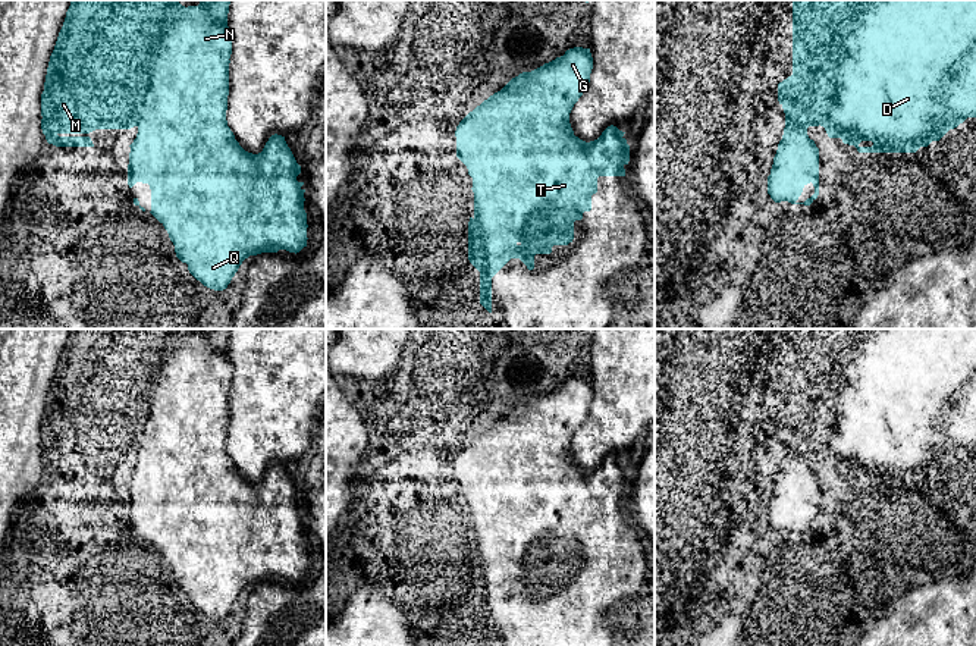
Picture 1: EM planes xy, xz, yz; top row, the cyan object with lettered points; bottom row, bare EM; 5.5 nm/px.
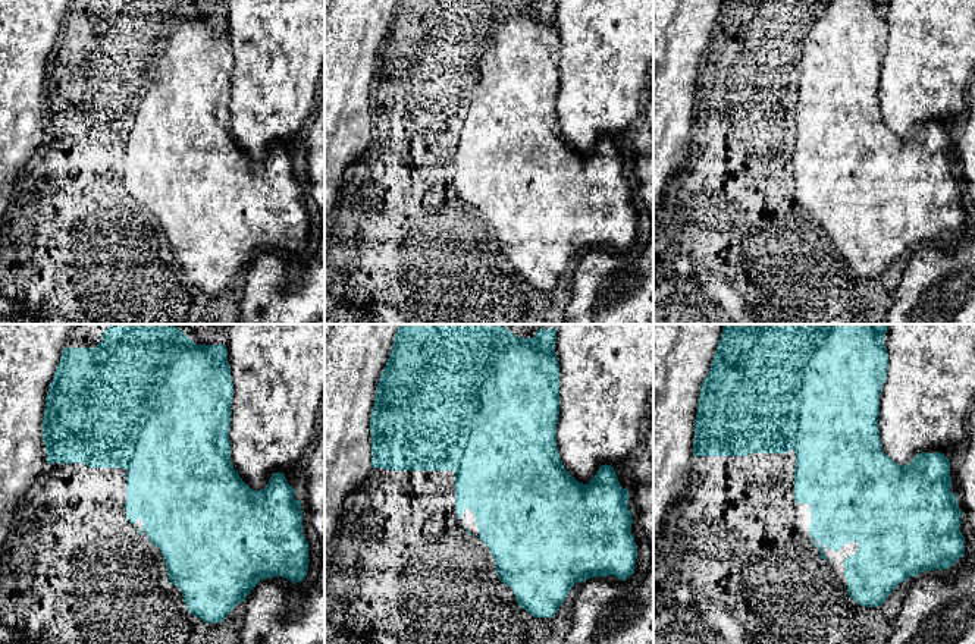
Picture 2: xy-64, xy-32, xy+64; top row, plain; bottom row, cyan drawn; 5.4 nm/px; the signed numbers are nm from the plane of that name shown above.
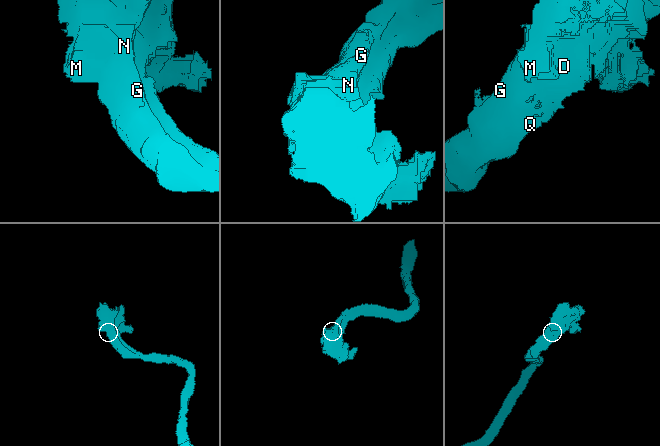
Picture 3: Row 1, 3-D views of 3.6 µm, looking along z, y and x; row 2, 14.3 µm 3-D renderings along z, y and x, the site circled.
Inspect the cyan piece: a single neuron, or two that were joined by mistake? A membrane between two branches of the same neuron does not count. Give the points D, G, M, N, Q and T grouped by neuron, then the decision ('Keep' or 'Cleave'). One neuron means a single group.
Groups: D G M N Q T. Keep

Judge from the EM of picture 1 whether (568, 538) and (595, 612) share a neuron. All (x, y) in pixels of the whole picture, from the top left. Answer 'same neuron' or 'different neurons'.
same neuron

